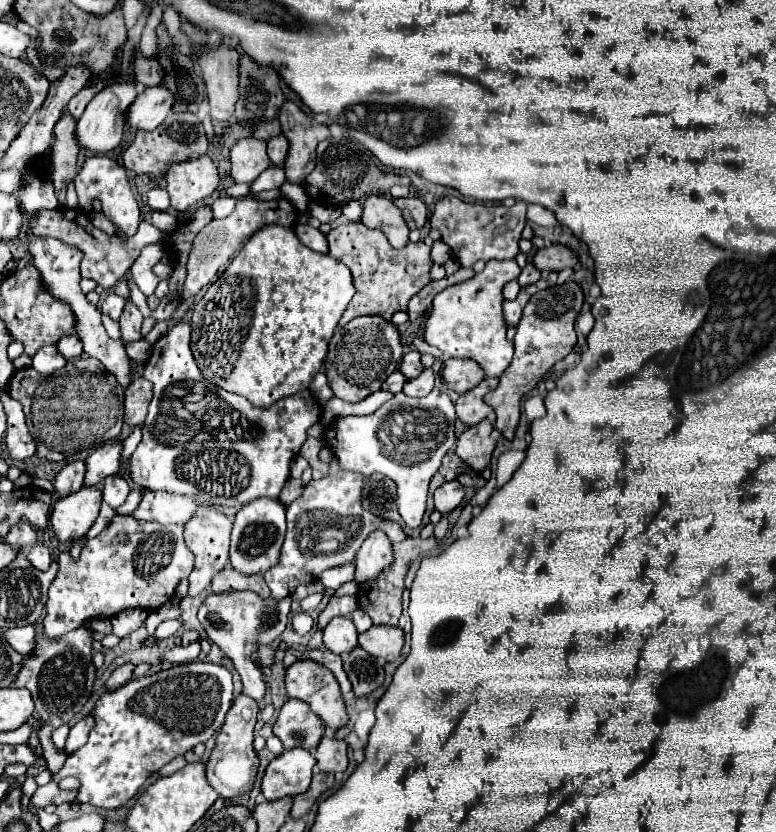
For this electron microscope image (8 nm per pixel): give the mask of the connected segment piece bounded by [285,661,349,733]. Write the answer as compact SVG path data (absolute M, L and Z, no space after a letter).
M297 661L295 665L291 665L287 669L285 687L287 687L287 695L291 699L301 699L307 705L311 705L311 709L317 713L317 717L321 717L325 727L331 727L337 733L341 727L347 725L349 717L345 711L345 701L341 697L339 683L333 677L333 673L329 673L329 669L325 669L323 665L317 665L315 661Z

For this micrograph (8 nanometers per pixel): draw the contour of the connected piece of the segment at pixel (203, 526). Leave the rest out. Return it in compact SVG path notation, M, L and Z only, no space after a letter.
M201 507L193 513L193 517L185 523L185 545L193 551L195 555L195 569L189 575L189 597L199 595L205 591L205 587L211 583L213 575L219 573L227 559L229 559L229 533L231 533L231 519L215 509Z

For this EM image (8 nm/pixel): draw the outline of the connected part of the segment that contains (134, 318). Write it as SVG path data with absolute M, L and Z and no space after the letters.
M127 301L125 311L123 311L119 323L121 323L121 341L123 341L123 345L133 343L133 341L139 341L139 339L143 337L143 335L141 335L143 315L141 315L139 309L133 305L133 301Z

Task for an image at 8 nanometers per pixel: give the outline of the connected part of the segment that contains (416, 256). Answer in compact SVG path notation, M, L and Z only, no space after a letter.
M349 223L331 229L327 241L329 255L349 267L353 275L353 285L357 289L355 297L347 307L347 313L339 321L339 327L345 327L351 319L361 315L377 315L389 321L395 311L405 311L409 299L431 281L431 249L423 241L409 243L405 249L393 249L381 231L369 229L361 223Z

